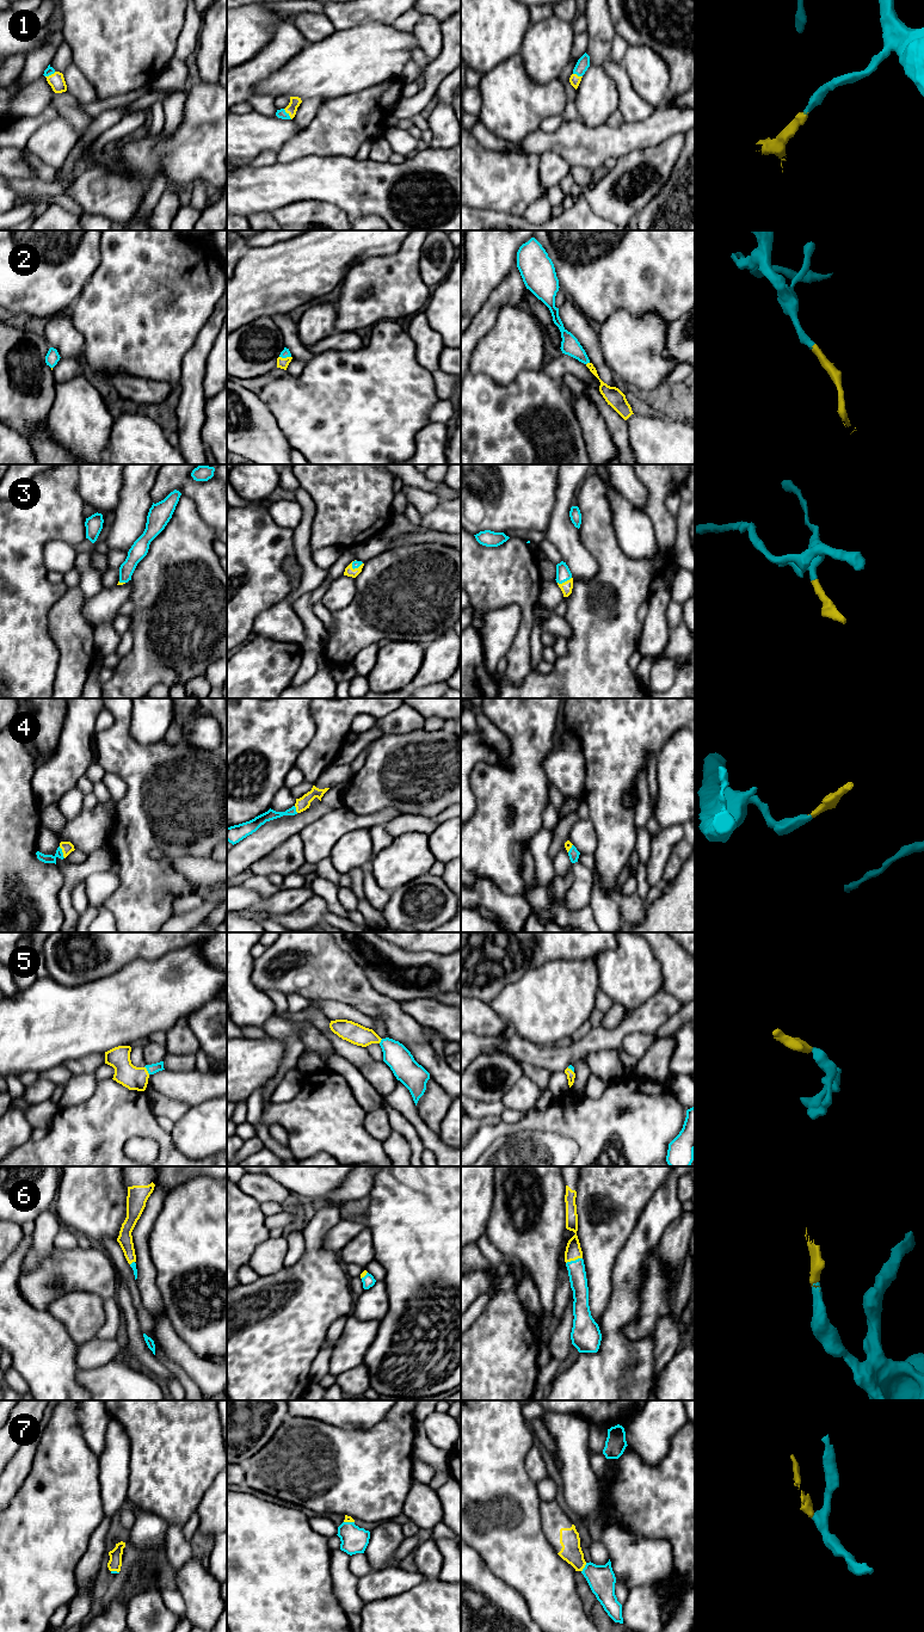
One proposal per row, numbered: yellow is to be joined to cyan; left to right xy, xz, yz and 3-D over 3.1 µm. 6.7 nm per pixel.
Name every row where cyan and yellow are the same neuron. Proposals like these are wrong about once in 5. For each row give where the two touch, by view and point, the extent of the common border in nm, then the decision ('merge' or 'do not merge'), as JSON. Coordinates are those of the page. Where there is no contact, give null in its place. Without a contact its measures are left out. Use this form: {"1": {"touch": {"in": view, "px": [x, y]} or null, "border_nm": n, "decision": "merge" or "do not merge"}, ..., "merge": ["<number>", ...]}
{"1": {"touch": {"in": "xz", "px": [287, 114]}, "border_nm": 90, "decision": "merge"}, "2": {"touch": {"in": "yz", "px": [587, 362]}, "border_nm": 30, "decision": "merge"}, "3": {"touch": {"in": "yz", "px": [564, 582]}, "border_nm": 100, "decision": "merge"}, "4": {"touch": {"in": "xy", "px": [62, 853]}, "border_nm": 90, "decision": "merge"}, "5": {"touch": {"in": "xy", "px": [147, 1070]}, "border_nm": 70, "decision": "merge"}, "6": {"touch": {"in": "yz", "px": [573, 1261]}, "border_nm": 120, "decision": "merge"}, "7": {"touch": {"in": "yz", "px": [584, 1568]}, "border_nm": 70, "decision": "merge"}, "merge": ["1", "2", "3", "4", "5", "6", "7"]}

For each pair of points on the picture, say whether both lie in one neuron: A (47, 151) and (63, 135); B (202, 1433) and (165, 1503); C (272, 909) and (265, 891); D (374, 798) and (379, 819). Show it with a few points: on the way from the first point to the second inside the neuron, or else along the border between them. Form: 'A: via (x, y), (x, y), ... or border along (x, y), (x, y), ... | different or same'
A: via (50, 147), (60, 137) | same
B: via (184, 1451), (172, 1464), (170, 1485) | same
C: border along (278, 890), (260, 899) | different
D: border along (350, 810), (375, 814), (394, 808), (399, 813) | different

